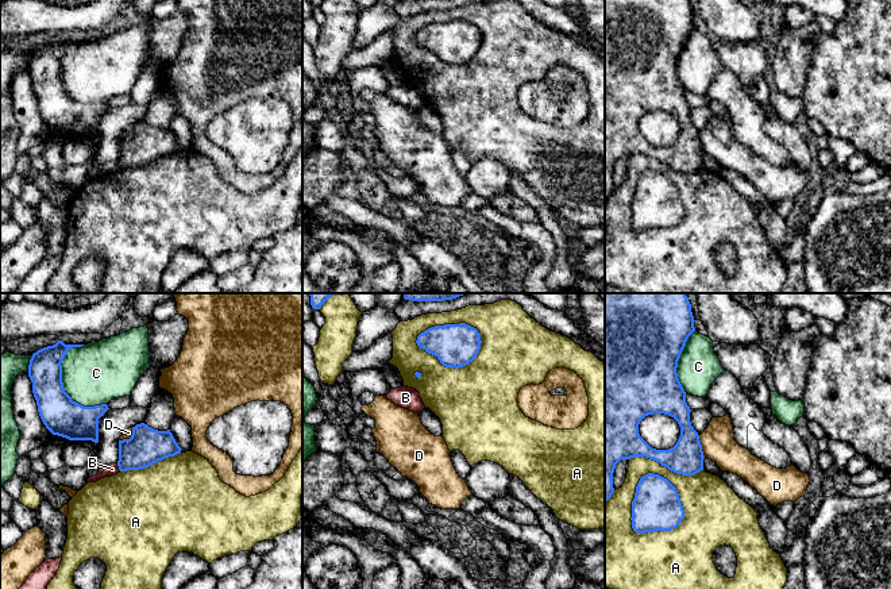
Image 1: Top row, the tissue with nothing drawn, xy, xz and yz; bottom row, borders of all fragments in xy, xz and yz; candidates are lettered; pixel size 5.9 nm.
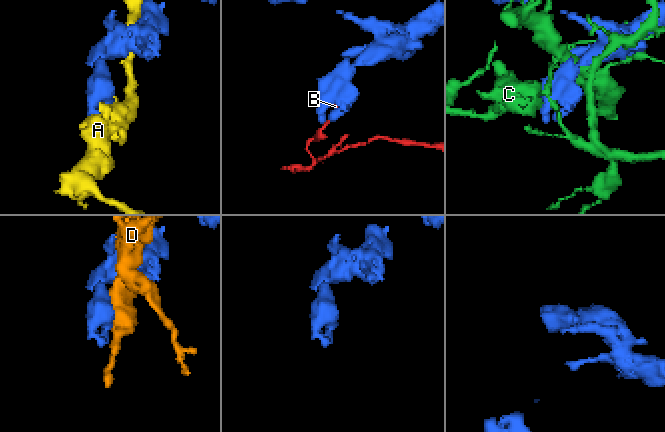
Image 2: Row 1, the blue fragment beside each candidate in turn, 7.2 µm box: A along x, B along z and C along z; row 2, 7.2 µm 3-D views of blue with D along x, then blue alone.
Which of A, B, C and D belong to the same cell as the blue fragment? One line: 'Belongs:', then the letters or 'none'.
Belongs: none

